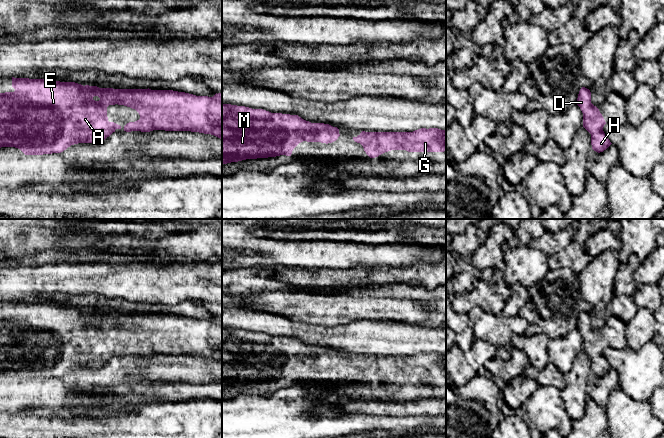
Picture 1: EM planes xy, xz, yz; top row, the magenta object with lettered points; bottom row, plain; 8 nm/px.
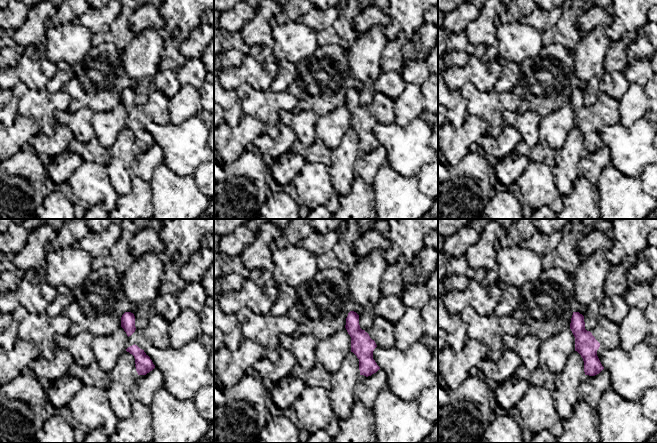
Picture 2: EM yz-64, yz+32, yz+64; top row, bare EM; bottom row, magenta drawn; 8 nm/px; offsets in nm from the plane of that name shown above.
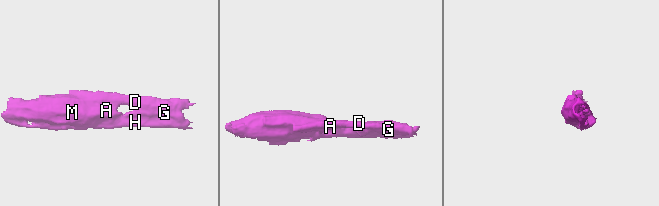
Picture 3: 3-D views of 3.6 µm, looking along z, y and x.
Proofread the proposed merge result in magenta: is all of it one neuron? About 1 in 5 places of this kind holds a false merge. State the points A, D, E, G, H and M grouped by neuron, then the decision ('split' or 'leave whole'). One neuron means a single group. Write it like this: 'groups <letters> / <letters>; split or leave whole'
groups A D E G H M; leave whole

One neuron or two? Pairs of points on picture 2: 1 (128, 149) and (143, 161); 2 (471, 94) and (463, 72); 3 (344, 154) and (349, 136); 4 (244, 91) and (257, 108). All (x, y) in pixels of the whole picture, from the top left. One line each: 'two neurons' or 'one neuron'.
1: two neurons
2: two neurons
3: one neuron
4: one neuron

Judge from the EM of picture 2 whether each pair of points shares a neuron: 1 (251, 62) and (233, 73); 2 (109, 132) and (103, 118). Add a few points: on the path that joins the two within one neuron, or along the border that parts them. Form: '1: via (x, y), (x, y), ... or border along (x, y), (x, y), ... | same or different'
1: via (247, 66), (240, 73), (237, 73) | same
2: via (108, 129), (108, 125), (104, 121) | same

